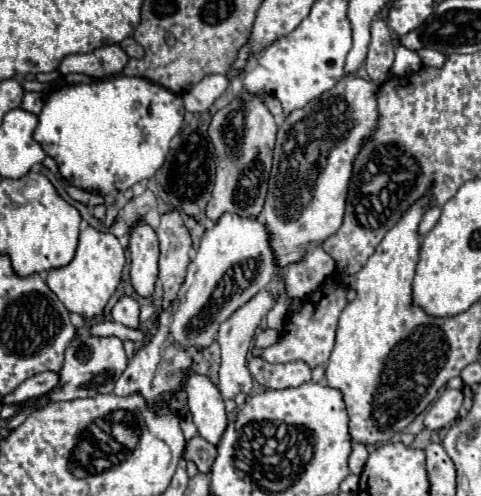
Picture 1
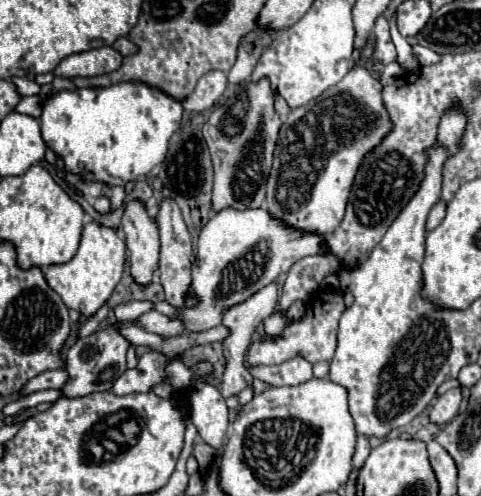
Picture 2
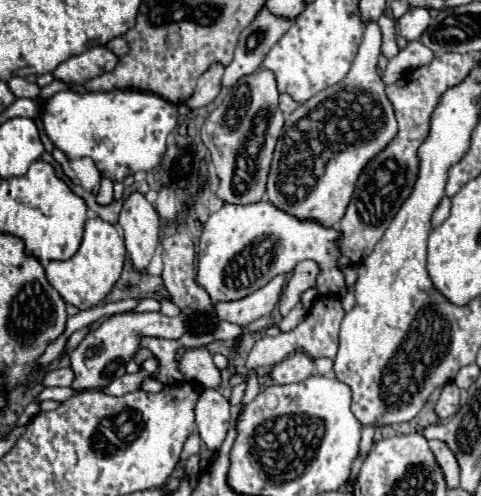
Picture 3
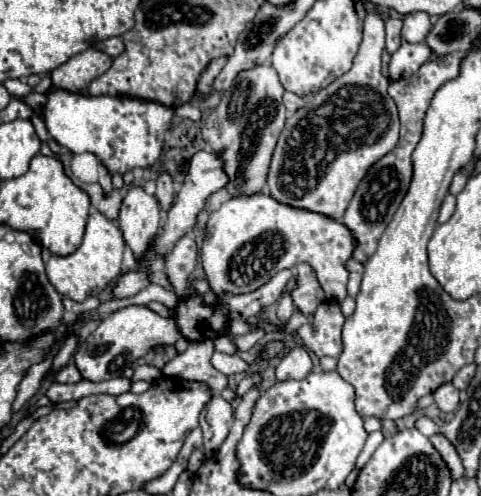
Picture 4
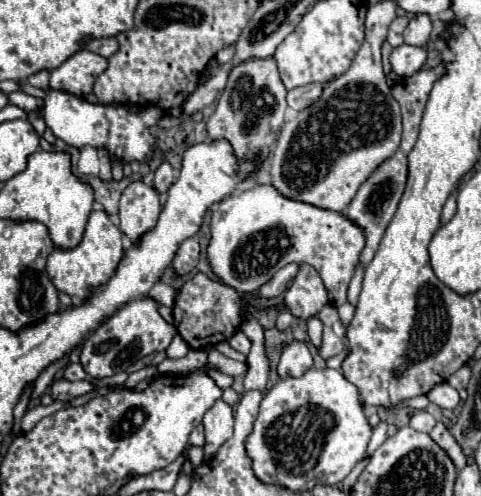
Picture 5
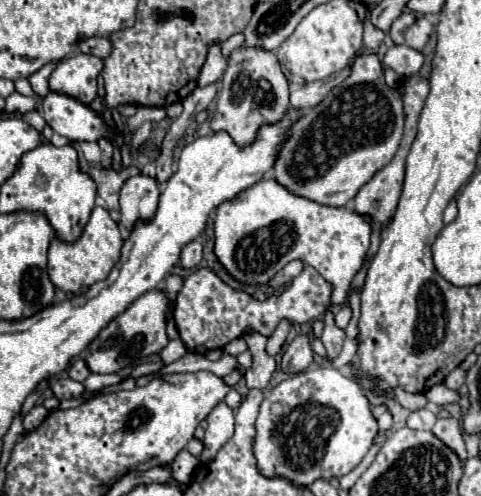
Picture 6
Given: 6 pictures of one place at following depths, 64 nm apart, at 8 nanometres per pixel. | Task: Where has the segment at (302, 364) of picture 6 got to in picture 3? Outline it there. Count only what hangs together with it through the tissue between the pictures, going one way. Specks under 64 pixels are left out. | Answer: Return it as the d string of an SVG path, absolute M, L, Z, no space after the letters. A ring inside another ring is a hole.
M294 352L292 356L288 356L280 364L276 364L270 374L278 384L292 384L292 382L300 382L300 380L306 380L308 376L312 376L314 364L304 352Z

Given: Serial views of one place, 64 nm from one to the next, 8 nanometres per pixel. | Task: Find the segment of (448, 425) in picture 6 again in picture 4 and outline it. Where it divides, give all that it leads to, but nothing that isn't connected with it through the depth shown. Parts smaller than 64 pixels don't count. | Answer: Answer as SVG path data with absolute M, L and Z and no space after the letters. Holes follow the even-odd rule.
M434 434L434 436L430 436L430 440L432 440L434 448L444 456L448 468L452 468L452 480L458 480L464 474L464 466L462 466L462 460L460 460L456 448L452 446L452 442L442 434Z

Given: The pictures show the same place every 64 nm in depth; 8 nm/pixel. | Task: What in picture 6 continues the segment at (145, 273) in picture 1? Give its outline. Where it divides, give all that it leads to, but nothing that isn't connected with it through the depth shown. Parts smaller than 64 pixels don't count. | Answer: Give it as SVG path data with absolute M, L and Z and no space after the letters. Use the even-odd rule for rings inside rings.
M132 176L124 182L120 192L120 212L122 224L132 230L136 220L150 220L158 208L160 186L152 176Z

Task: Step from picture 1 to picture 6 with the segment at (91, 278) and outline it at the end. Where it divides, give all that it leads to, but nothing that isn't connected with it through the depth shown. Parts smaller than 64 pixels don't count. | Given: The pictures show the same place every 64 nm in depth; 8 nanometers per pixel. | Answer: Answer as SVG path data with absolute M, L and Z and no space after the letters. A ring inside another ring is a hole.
M96 206L92 210L92 216L80 234L76 242L62 242L54 238L50 242L48 250L48 274L50 280L56 288L68 292L68 294L80 294L82 288L92 286L98 280L104 280L108 272L114 268L116 260L120 258L120 248L122 248L122 236L118 230L118 224L110 218L106 208Z

